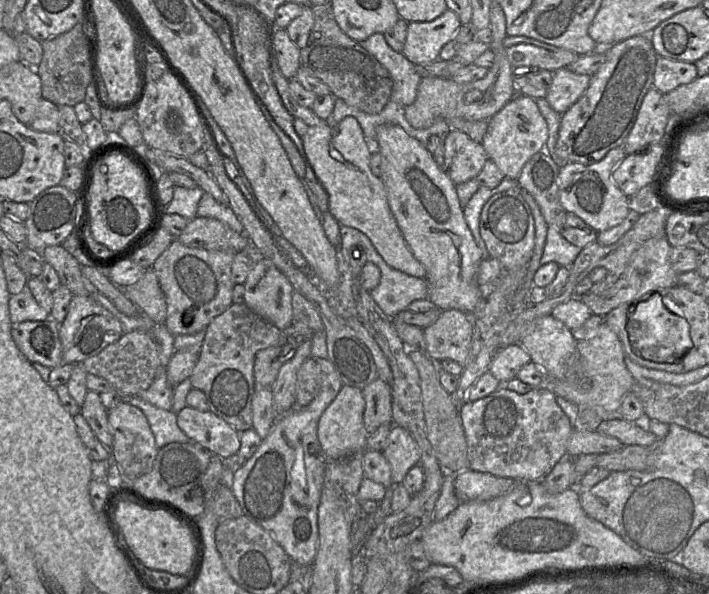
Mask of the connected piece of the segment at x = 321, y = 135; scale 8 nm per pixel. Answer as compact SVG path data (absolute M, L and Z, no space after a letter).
M347 116L337 124L321 122L316 126L310 126L302 137L302 144L309 164L328 193L329 211L340 225L349 226L364 233L390 267L407 275L425 279L425 267L416 260L397 225L388 203L383 181L371 171L370 156L374 146L366 140L357 120Z

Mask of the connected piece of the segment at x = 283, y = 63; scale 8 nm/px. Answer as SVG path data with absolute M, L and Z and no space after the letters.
M285 29L271 31L271 48L283 76L288 80L295 79L300 67L300 49L292 43Z

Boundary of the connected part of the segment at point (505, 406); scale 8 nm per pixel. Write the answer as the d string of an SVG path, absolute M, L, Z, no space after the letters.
M501 385L490 395L459 407L469 470L507 477L516 481L541 480L567 456L567 442L573 427L556 403L549 386L519 394Z

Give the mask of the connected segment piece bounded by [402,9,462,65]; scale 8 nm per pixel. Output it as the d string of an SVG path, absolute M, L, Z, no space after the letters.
M449 9L430 22L408 22L402 54L414 65L432 63L461 25Z

